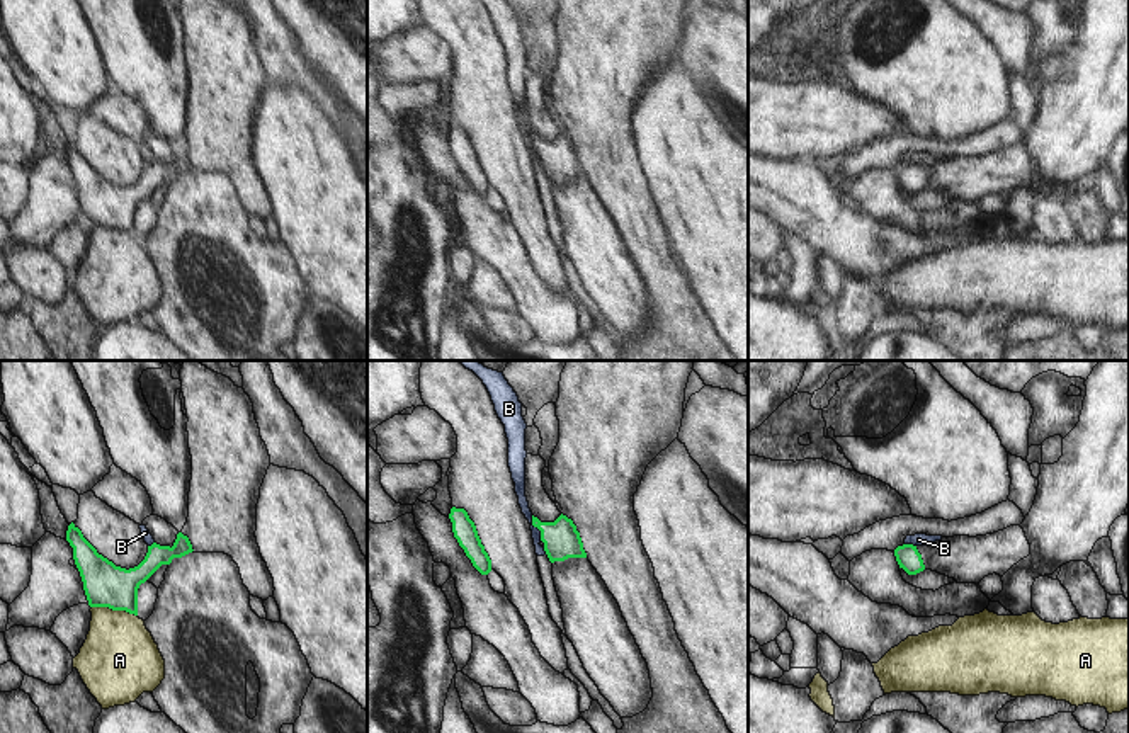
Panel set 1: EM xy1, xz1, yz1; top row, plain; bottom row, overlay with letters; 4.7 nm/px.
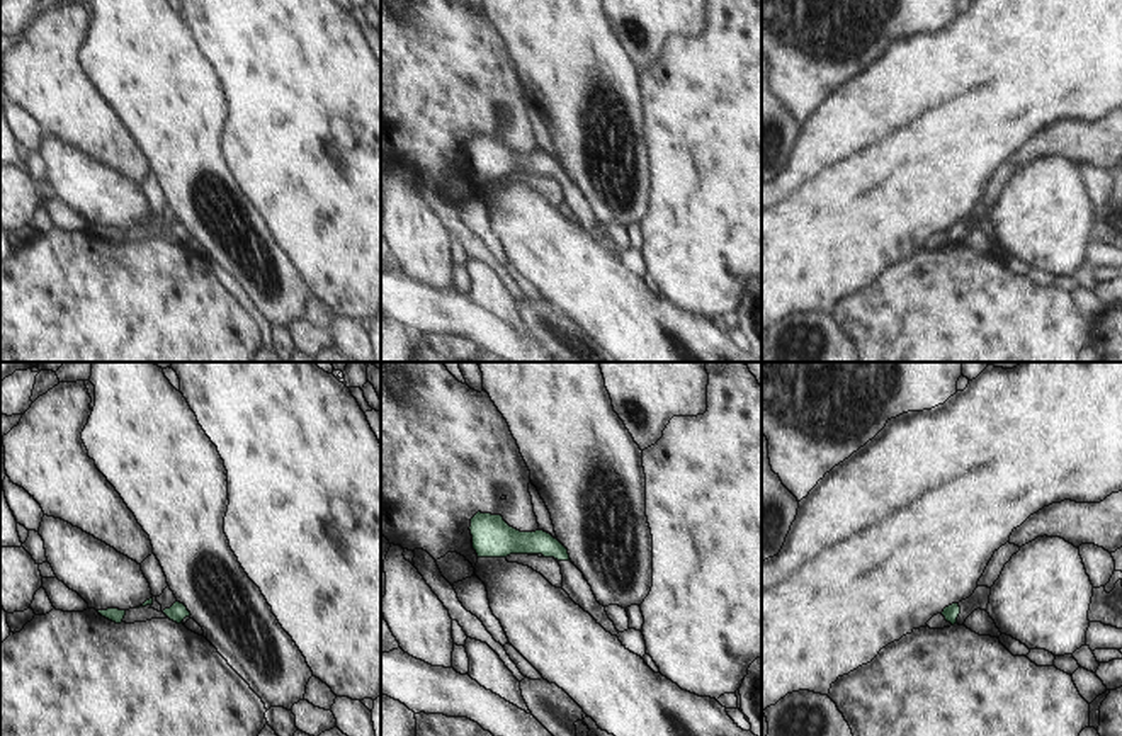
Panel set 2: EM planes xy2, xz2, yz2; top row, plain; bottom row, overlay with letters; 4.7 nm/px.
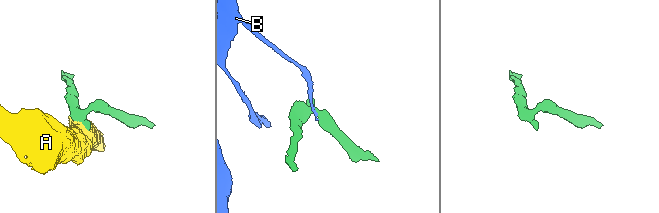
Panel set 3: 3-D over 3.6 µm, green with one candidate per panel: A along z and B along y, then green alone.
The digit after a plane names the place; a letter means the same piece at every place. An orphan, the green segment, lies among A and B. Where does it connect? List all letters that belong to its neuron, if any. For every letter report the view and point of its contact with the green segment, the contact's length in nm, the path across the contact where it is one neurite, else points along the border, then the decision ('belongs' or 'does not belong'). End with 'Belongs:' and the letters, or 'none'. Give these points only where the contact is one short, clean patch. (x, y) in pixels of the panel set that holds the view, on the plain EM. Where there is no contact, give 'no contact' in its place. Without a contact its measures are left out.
A: xy1 (114, 228) | 220 nm | along xy1 (92, 225), (124, 228), (136, 235) | does not belong
B: xz1 (536, 145) | 130 nm | along xz1 (531, 135), (531, 142), (539, 150), (541, 159) | does not belong
Belongs: none

